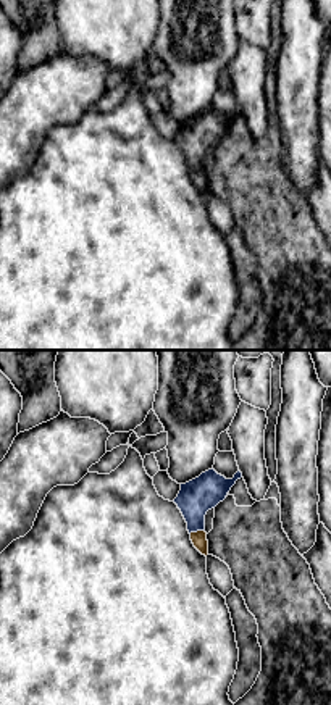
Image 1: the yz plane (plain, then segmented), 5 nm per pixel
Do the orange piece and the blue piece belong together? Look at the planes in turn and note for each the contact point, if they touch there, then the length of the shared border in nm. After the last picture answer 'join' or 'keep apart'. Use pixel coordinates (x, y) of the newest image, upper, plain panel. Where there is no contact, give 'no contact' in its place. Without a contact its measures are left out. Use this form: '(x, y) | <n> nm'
(197, 170) | 80 nm

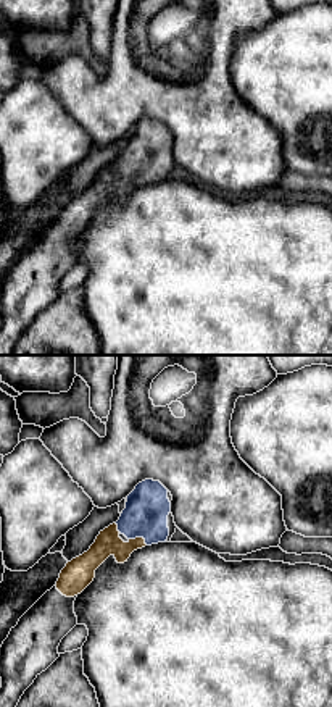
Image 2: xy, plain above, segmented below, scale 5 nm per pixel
(139, 176) | 100 nm

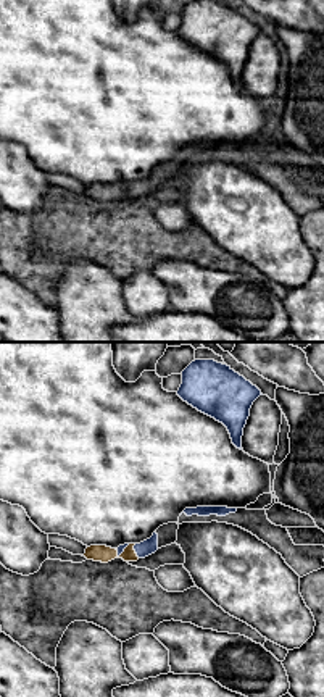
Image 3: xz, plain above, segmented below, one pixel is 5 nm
(134, 189) | 80 nm

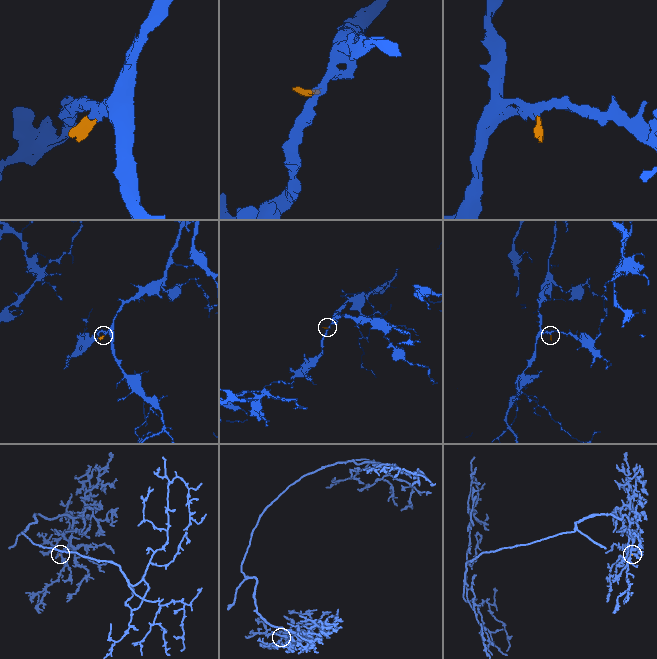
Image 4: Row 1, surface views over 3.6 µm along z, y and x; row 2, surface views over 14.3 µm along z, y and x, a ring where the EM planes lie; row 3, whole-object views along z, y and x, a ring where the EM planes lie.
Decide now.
join

